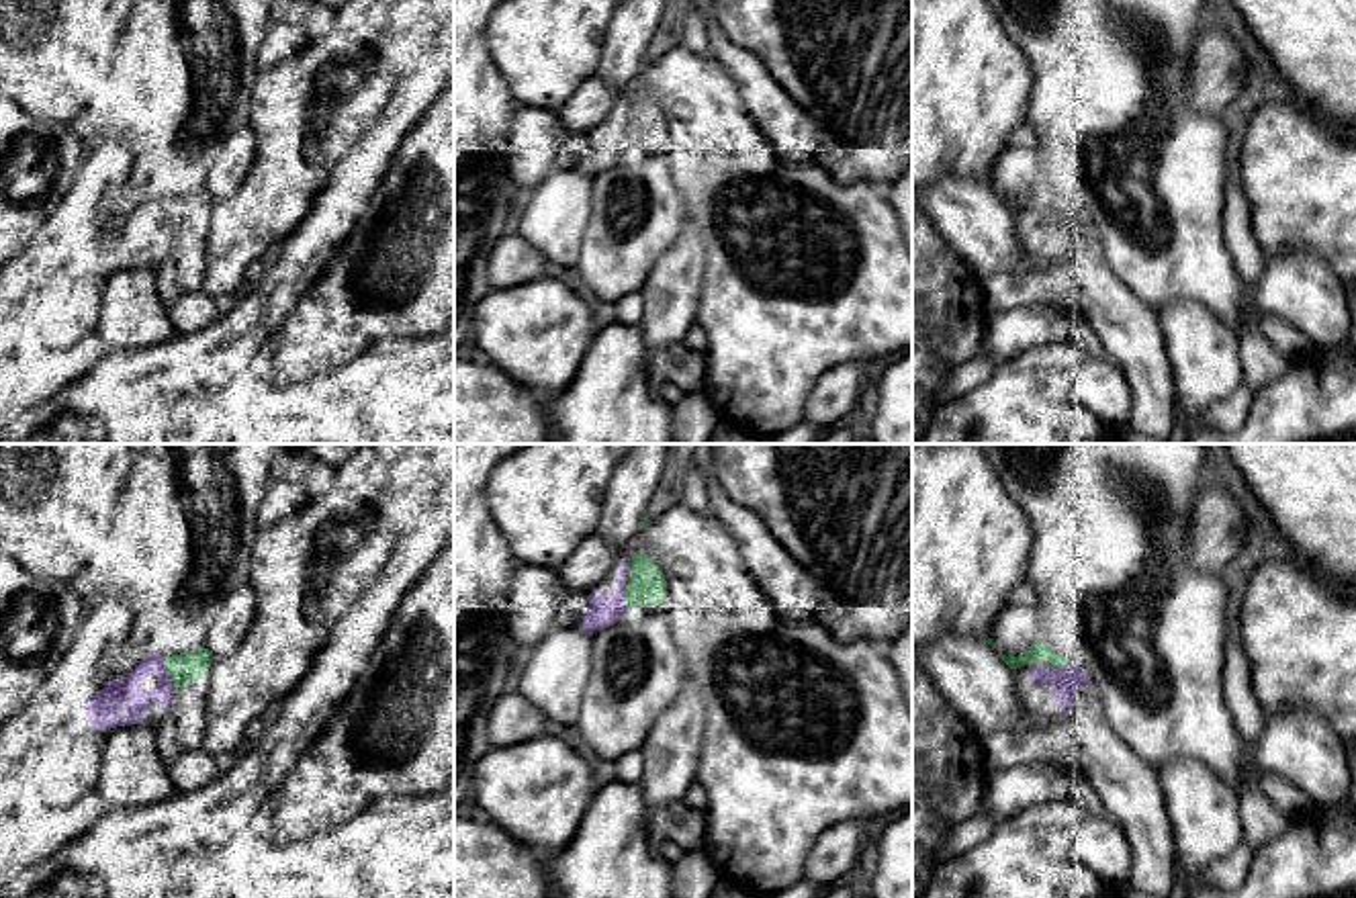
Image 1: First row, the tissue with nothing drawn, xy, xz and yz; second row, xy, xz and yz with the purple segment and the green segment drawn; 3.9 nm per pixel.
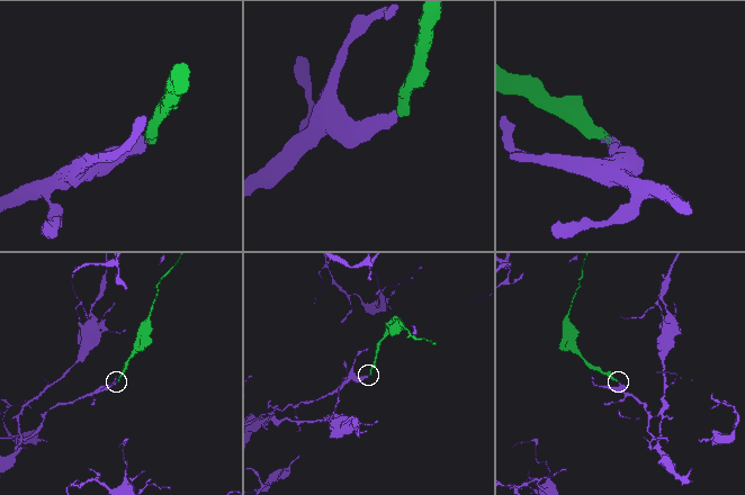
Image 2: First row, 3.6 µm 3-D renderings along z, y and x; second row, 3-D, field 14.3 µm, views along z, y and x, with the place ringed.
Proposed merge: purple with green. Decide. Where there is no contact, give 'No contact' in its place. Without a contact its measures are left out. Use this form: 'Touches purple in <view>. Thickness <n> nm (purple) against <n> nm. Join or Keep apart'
Touches purple in xz. Thickness 130 nm (purple) against 140 nm. Join

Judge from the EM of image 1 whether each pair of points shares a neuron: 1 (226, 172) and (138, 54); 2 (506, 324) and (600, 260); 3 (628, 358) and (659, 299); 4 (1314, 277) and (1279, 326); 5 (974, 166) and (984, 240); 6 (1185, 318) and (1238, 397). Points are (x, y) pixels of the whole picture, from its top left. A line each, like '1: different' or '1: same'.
1: different
2: different
3: different
4: different
5: different
6: different

